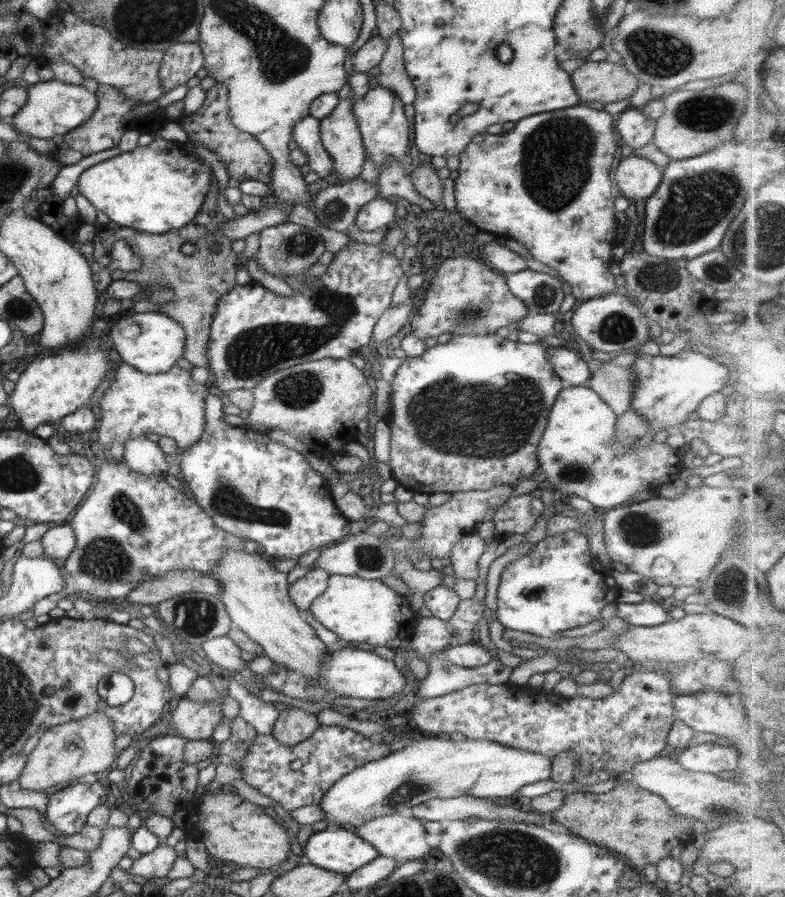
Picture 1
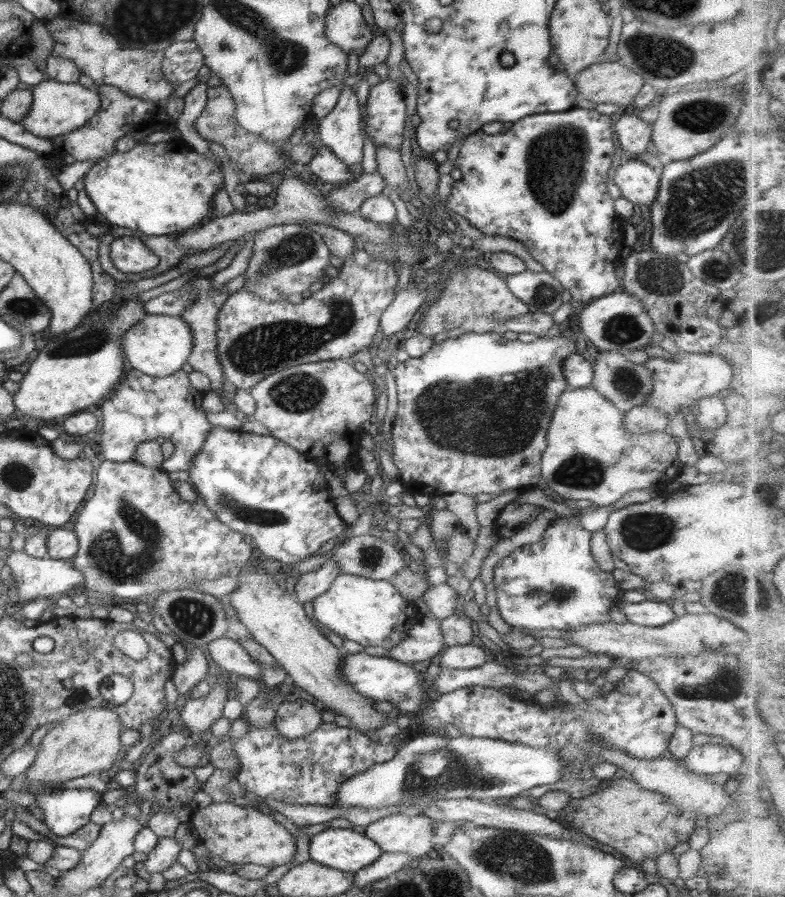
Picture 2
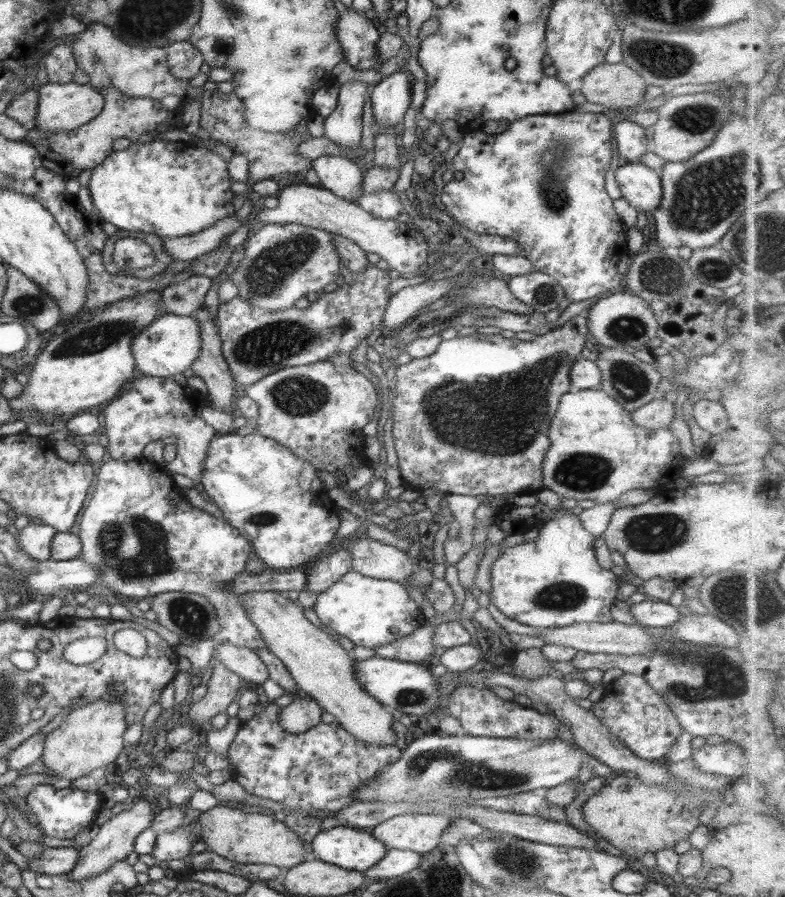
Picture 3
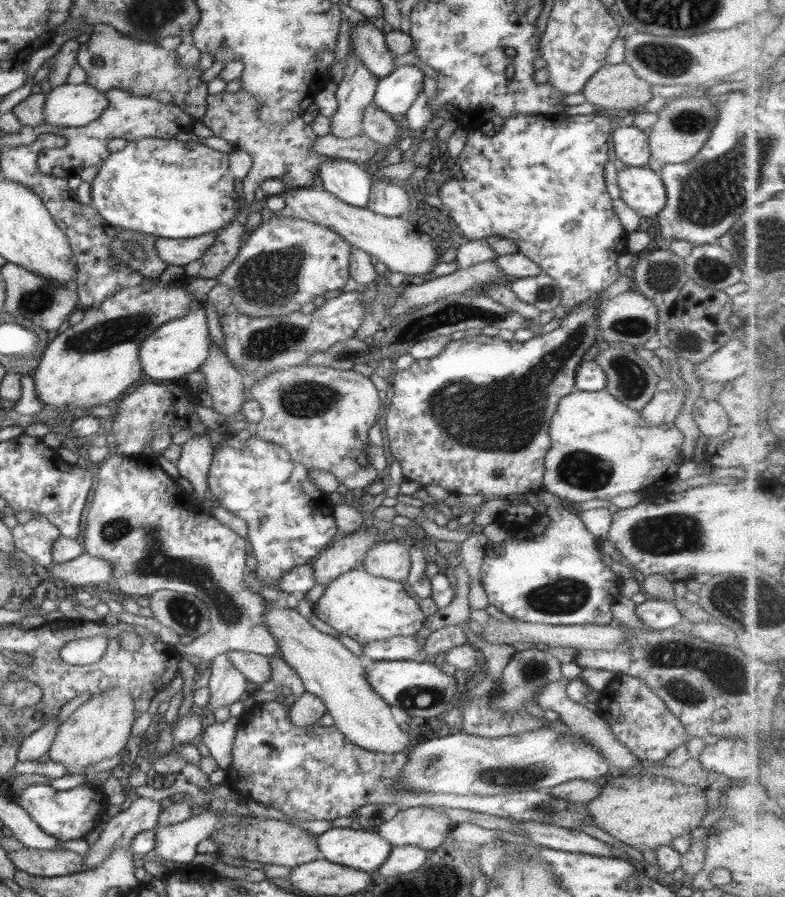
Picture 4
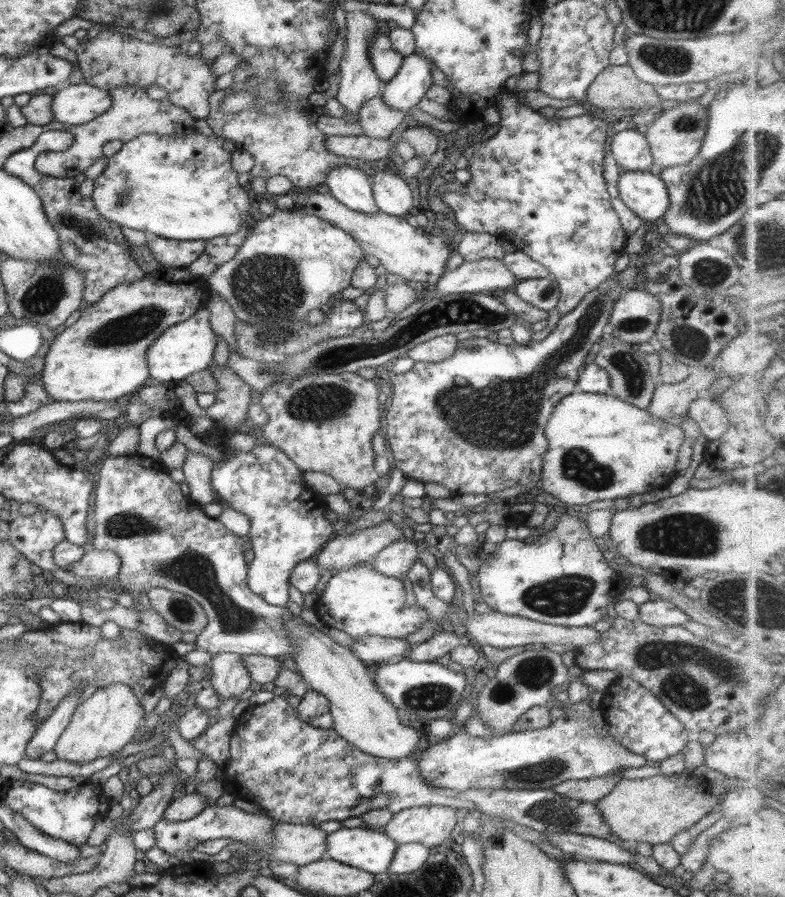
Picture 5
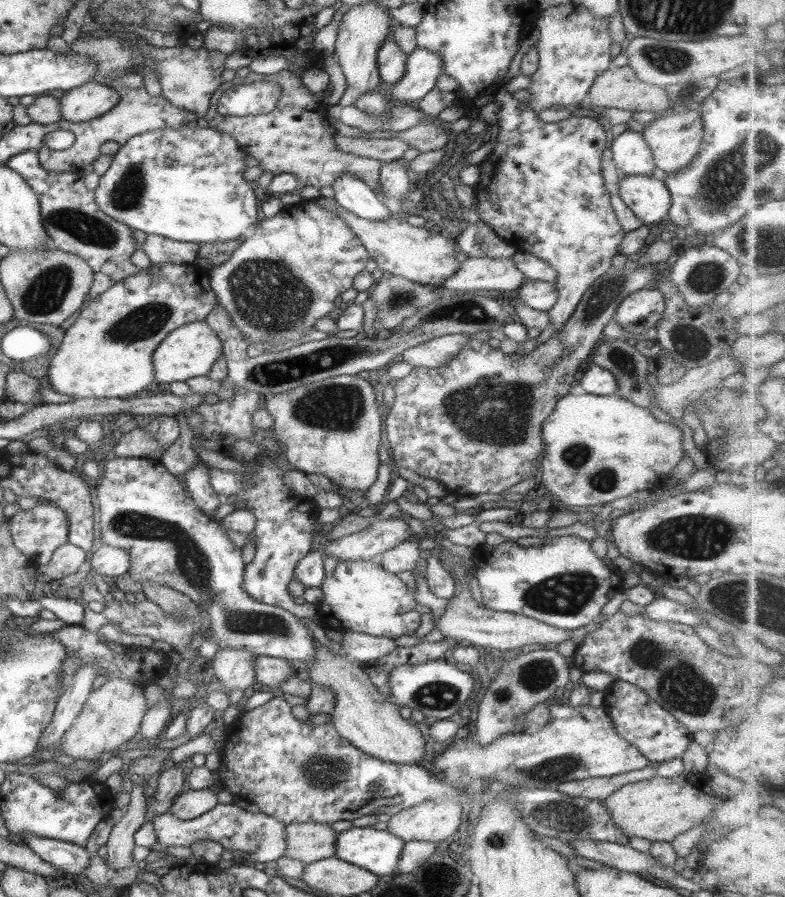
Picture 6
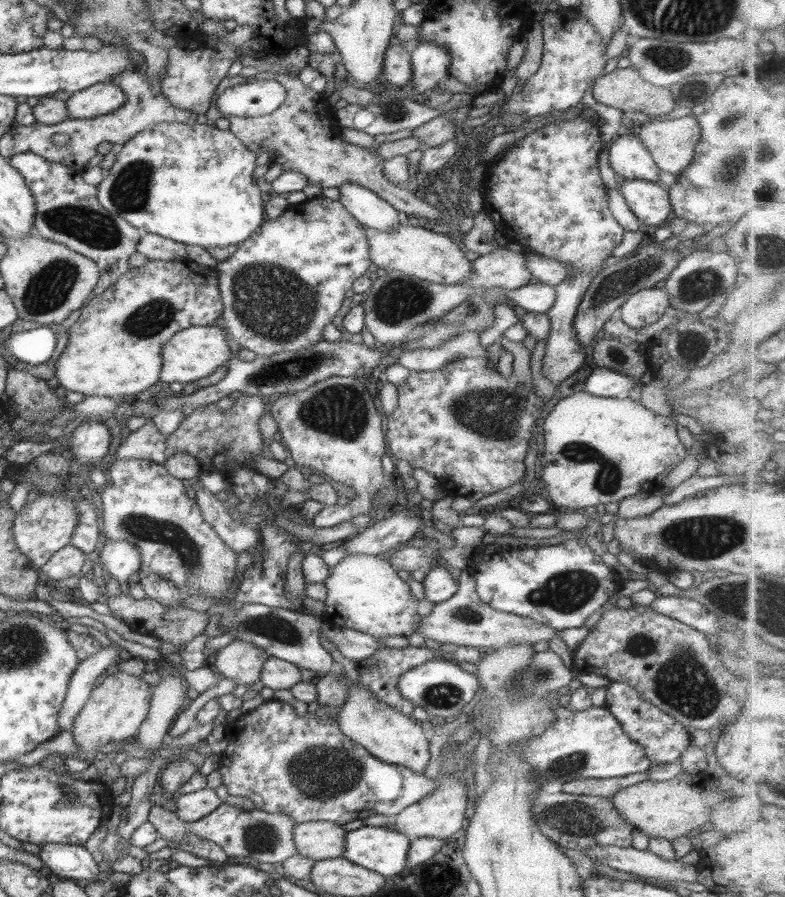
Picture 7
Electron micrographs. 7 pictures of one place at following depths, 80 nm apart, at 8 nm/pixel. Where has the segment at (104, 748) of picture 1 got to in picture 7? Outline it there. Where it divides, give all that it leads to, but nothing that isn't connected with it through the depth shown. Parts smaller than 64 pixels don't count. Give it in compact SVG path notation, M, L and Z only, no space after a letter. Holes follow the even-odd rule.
M116 670L100 685L94 685L88 702L76 716L71 728L74 742L77 744L77 757L88 752L101 750L110 742L130 741L134 739L143 720L149 711L152 686L144 682L141 676L134 677L126 672Z

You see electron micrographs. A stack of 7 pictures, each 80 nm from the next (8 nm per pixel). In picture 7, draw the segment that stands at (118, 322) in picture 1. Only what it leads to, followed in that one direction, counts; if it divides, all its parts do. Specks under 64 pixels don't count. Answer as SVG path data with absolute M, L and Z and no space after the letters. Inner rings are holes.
M190 326L186 330L178 331L164 343L161 352L163 367L159 380L168 386L172 382L194 382L207 378L218 366L226 365L231 355L231 345L231 339L216 326Z

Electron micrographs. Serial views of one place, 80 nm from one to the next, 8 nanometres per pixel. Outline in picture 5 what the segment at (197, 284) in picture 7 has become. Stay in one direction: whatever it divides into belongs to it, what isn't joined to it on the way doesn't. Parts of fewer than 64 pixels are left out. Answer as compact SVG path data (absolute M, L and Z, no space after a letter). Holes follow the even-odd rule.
M163 265L158 270L146 274L142 280L115 286L94 304L85 305L81 309L80 319L70 328L66 328L52 342L40 373L44 390L56 402L124 401L146 384L146 378L149 376L146 362L148 345L170 326L180 324L188 320L190 316L196 316L195 312L200 309L206 309L209 292L210 288L206 279L194 276L187 267Z

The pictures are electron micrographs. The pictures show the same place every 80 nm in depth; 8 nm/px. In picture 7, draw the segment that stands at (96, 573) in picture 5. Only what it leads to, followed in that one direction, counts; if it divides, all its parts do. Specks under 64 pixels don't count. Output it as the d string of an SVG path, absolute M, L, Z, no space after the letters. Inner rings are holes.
M106 541L106 545L100 552L99 566L105 576L112 575L124 588L128 578L140 569L140 551L134 544L128 541Z

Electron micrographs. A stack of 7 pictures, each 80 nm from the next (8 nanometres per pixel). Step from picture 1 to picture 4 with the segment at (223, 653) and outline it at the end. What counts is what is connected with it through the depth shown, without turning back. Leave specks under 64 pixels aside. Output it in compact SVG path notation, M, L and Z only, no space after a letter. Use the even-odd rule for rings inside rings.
M228 652L228 661L236 671L240 671L246 680L260 686L271 680L272 663L266 656L246 652Z

